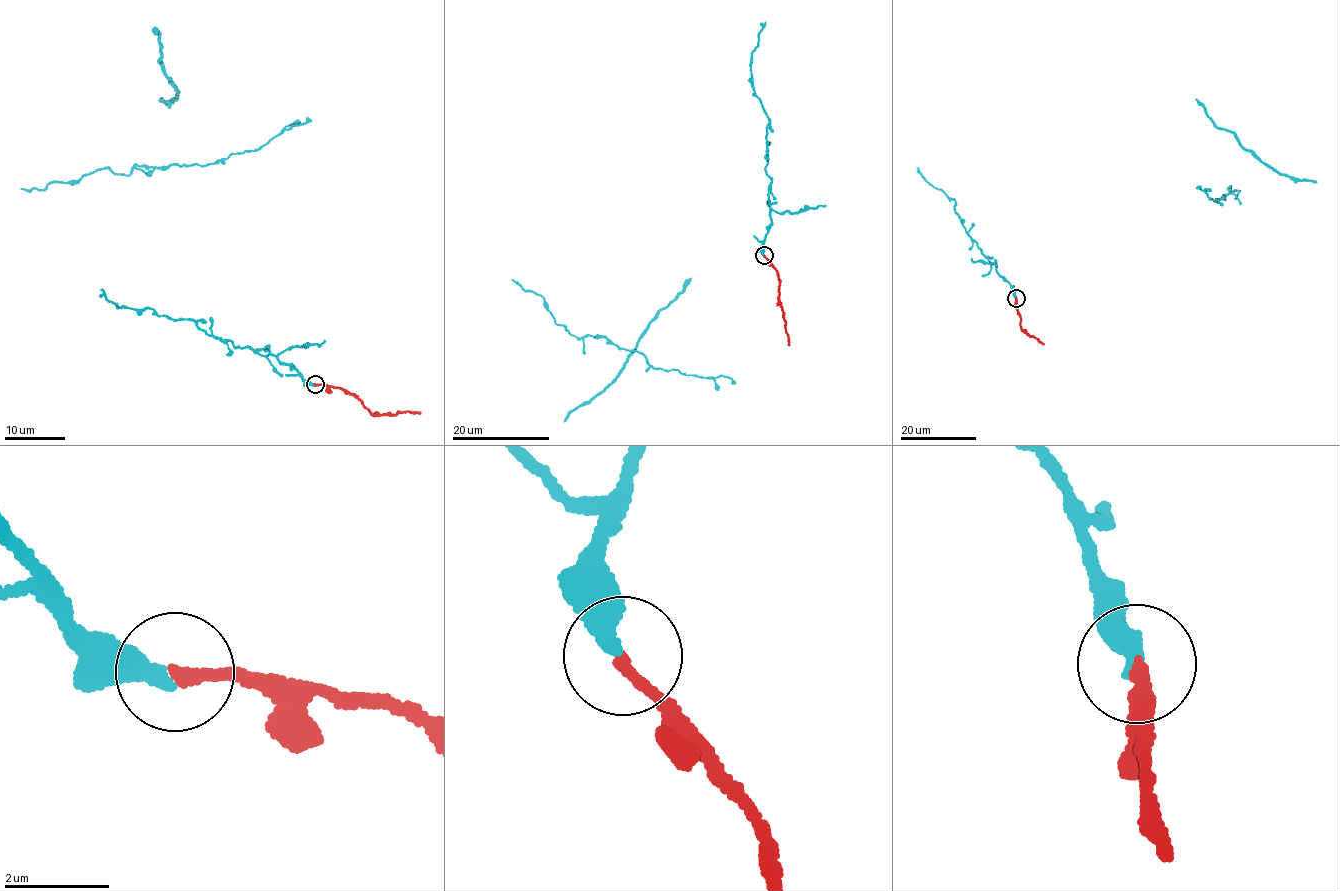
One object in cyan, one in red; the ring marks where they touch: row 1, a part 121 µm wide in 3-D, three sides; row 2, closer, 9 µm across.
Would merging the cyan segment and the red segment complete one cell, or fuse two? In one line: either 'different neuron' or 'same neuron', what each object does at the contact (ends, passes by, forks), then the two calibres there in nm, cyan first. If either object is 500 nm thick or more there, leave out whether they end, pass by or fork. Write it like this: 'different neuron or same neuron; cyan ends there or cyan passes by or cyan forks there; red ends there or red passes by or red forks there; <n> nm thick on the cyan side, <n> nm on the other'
same neuron; cyan ends there; red ends there; 440 nm thick on the cyan side, 240 nm on the other

